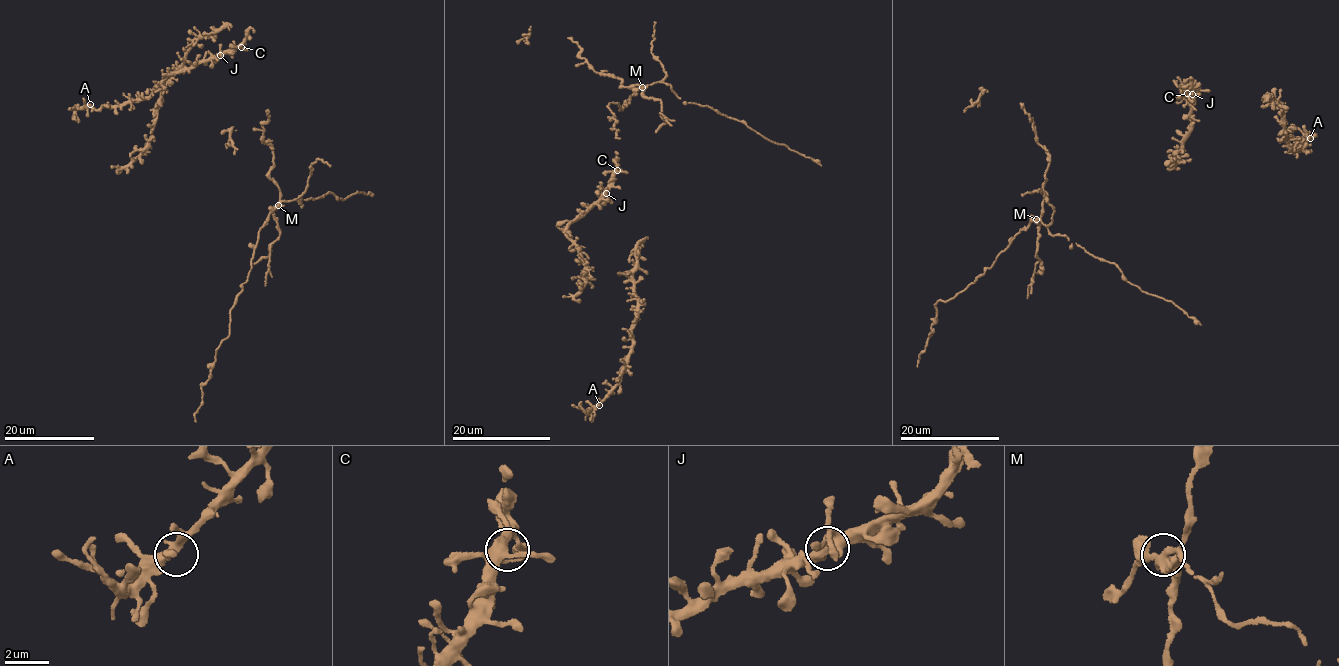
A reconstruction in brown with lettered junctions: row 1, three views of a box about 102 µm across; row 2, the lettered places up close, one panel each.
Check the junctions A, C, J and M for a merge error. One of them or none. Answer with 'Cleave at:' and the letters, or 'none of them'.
Cleave at: M

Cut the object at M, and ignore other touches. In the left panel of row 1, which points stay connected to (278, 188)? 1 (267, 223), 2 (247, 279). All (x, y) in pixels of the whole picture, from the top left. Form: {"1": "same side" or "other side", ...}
{"1": "other side", "2": "other side"}

